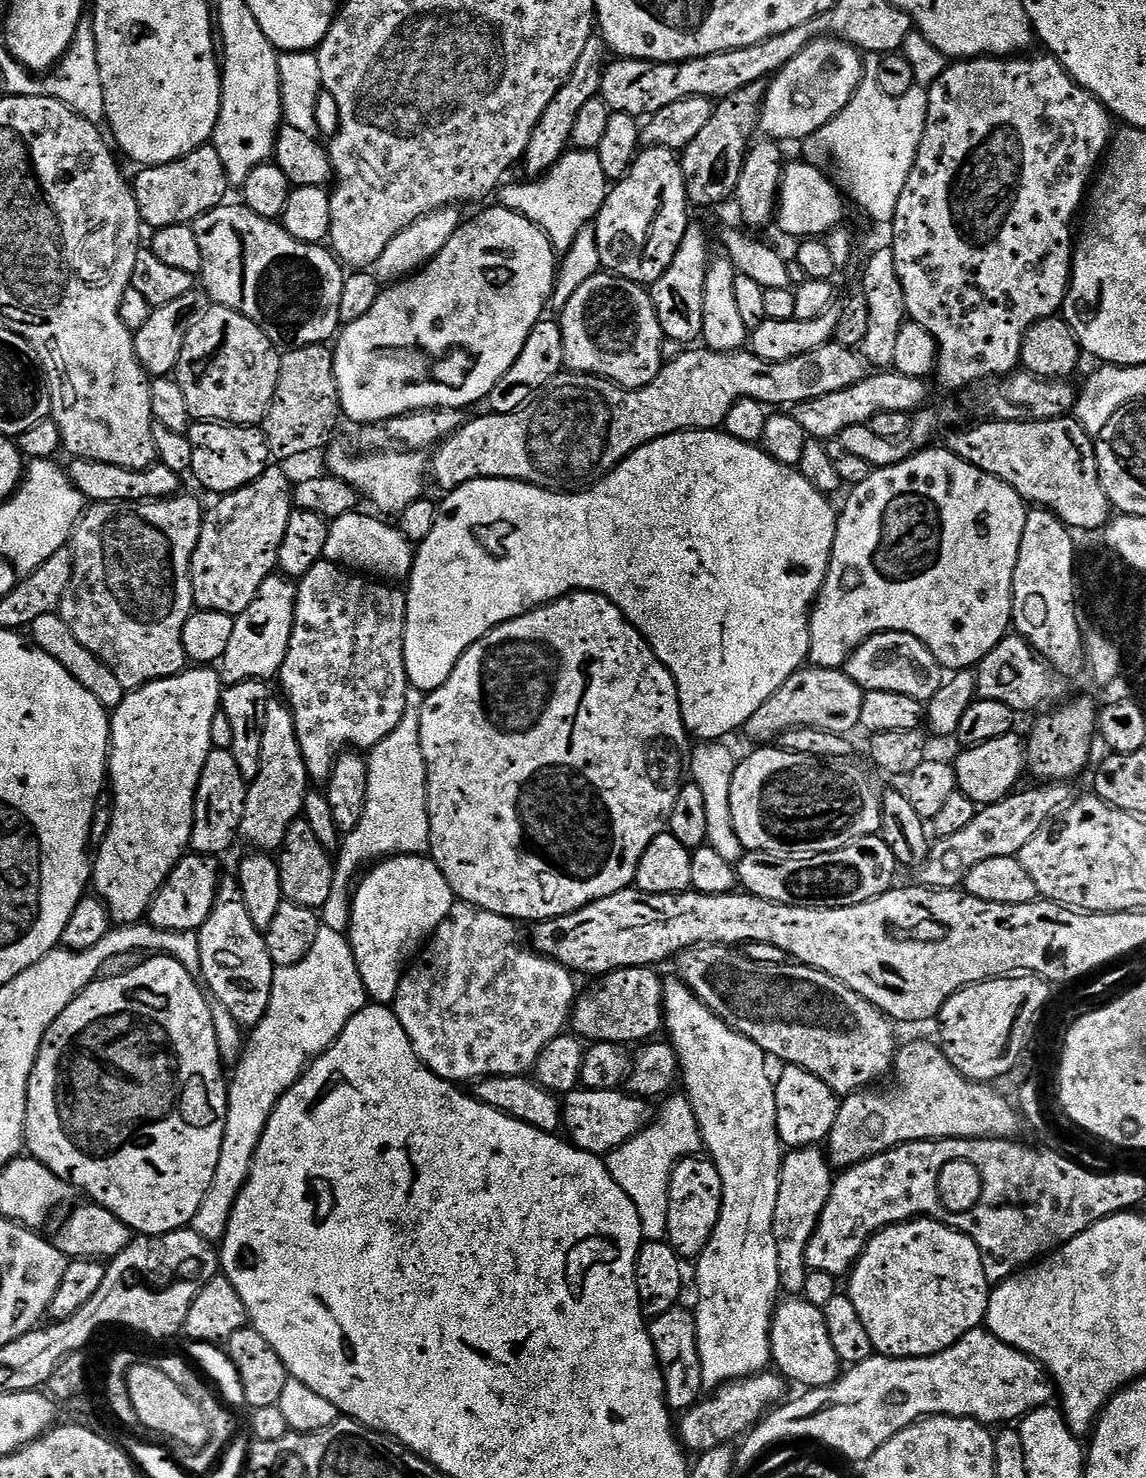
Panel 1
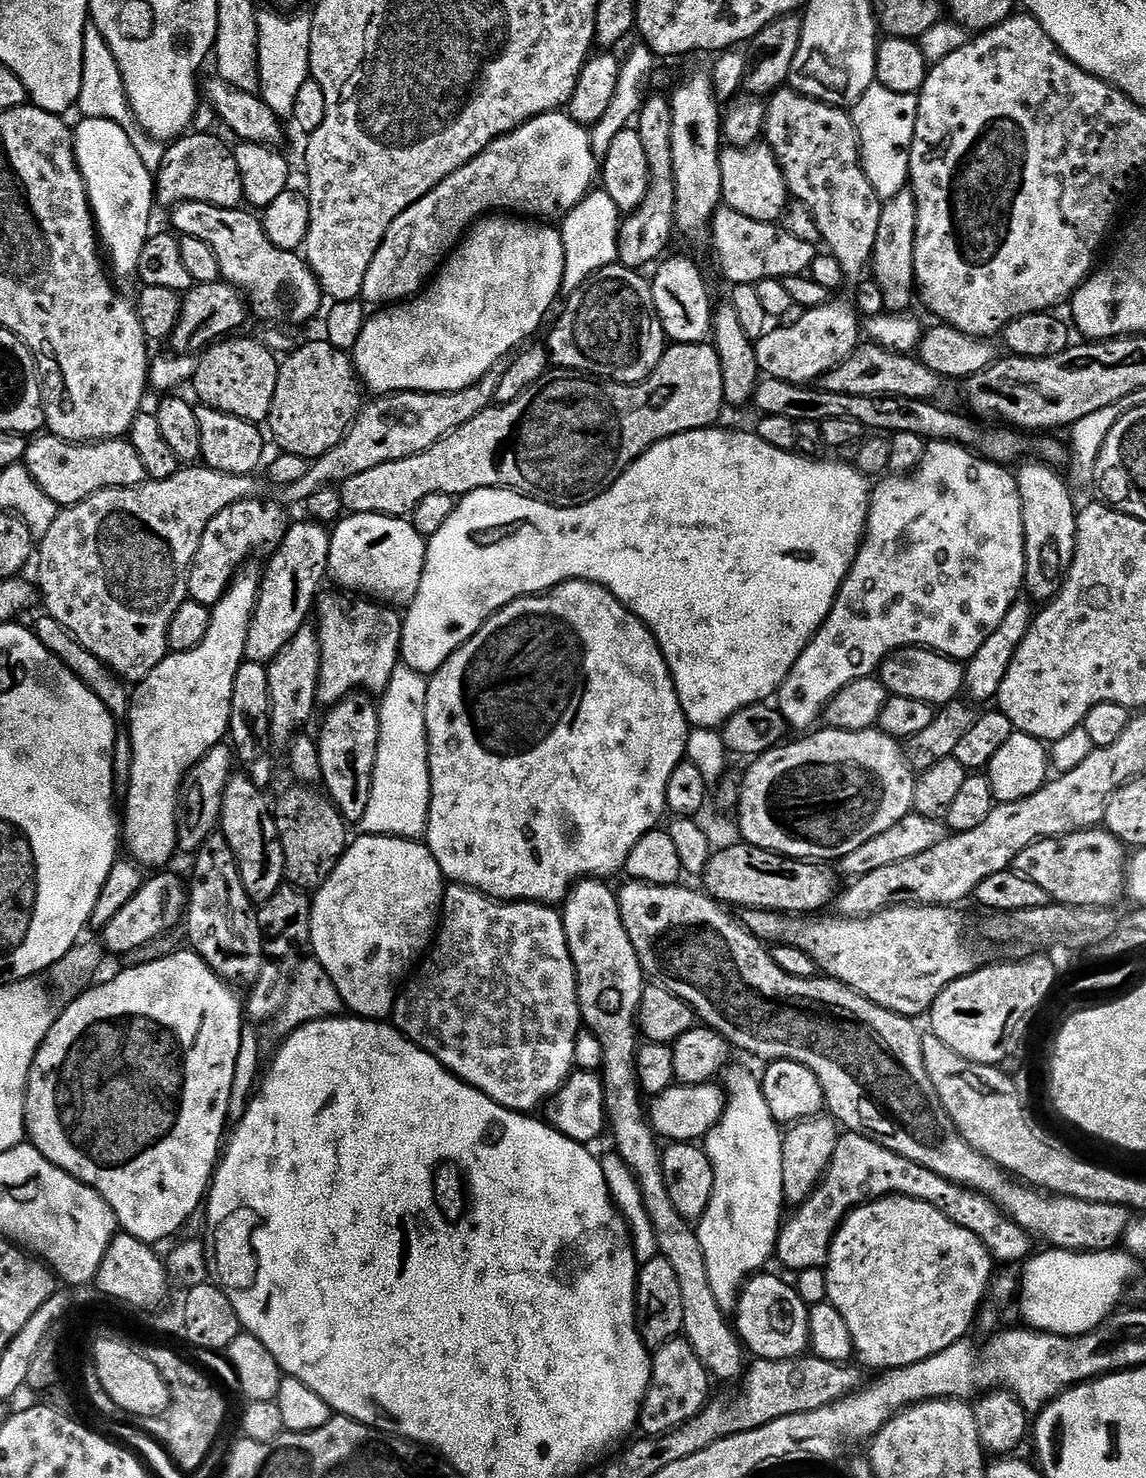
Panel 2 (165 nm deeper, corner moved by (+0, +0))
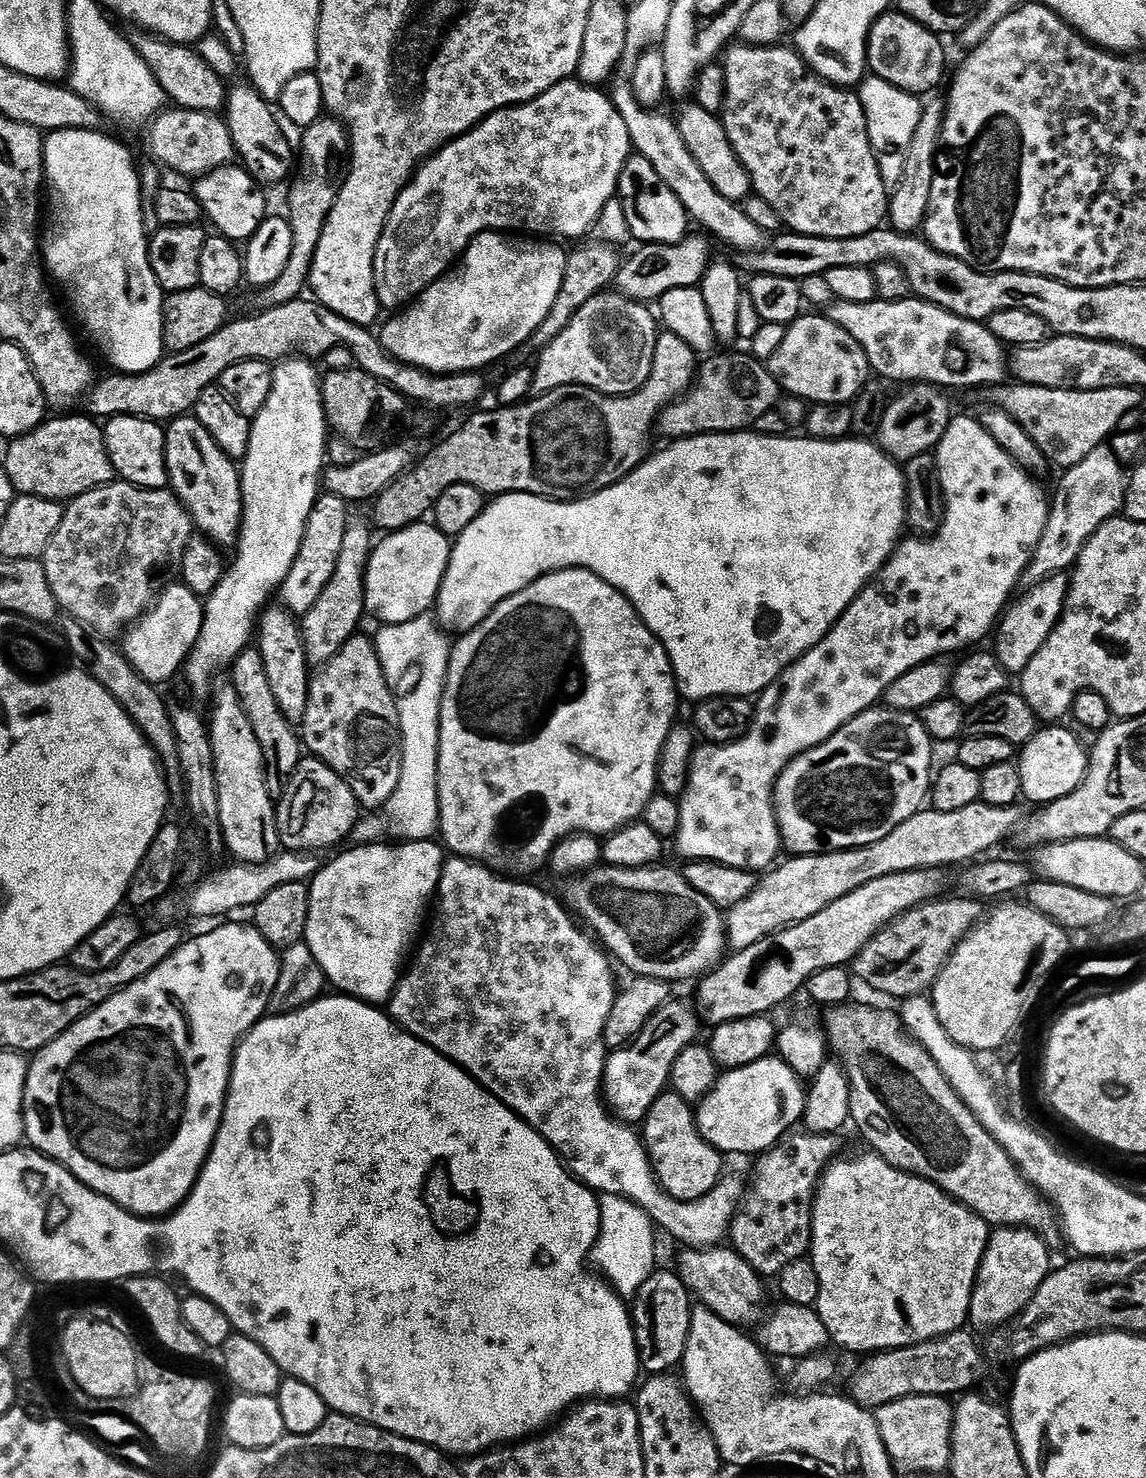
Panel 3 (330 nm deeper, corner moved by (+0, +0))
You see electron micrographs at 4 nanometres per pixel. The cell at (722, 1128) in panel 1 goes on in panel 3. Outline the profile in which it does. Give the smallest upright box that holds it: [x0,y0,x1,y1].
[628,1154,754,1249]

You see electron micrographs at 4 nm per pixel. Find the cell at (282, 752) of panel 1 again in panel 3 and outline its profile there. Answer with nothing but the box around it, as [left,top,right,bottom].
[302,519,374,666]

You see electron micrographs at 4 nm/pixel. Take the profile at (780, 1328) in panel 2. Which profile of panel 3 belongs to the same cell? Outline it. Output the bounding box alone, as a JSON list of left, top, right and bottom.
[679,1246,761,1327]

